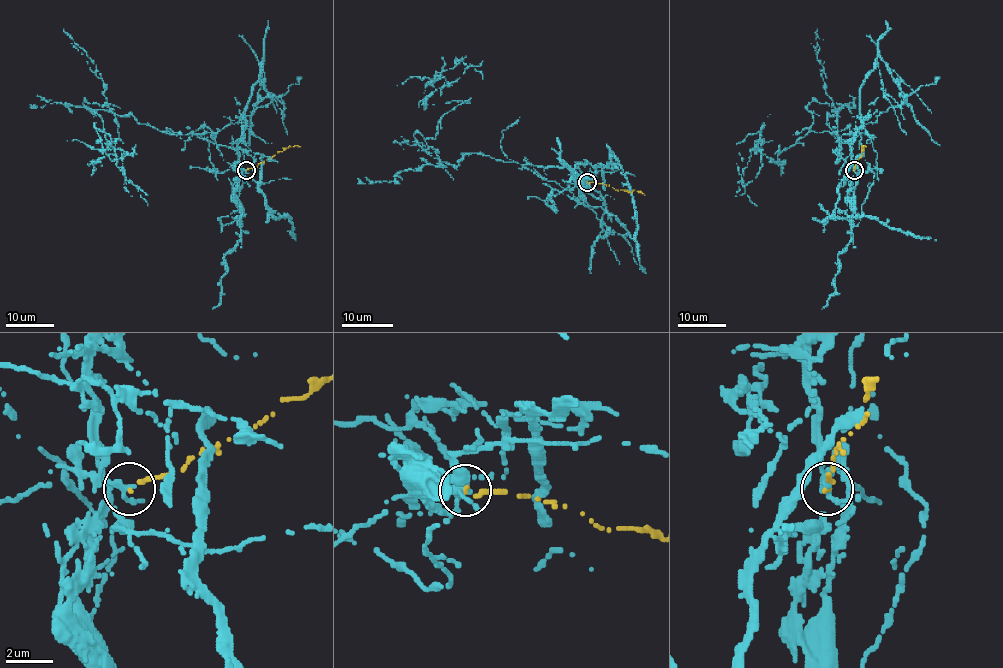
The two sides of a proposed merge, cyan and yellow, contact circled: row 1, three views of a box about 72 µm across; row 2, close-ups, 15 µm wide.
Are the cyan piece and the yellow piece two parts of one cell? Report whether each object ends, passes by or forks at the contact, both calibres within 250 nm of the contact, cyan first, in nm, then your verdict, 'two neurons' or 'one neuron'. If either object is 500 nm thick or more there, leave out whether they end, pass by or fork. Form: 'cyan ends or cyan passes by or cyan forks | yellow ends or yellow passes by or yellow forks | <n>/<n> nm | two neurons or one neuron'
cyan passes by | yellow ends | 240/180 nm | two neurons

